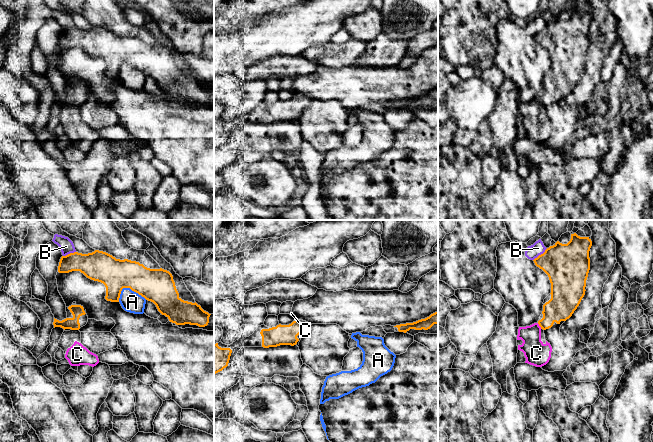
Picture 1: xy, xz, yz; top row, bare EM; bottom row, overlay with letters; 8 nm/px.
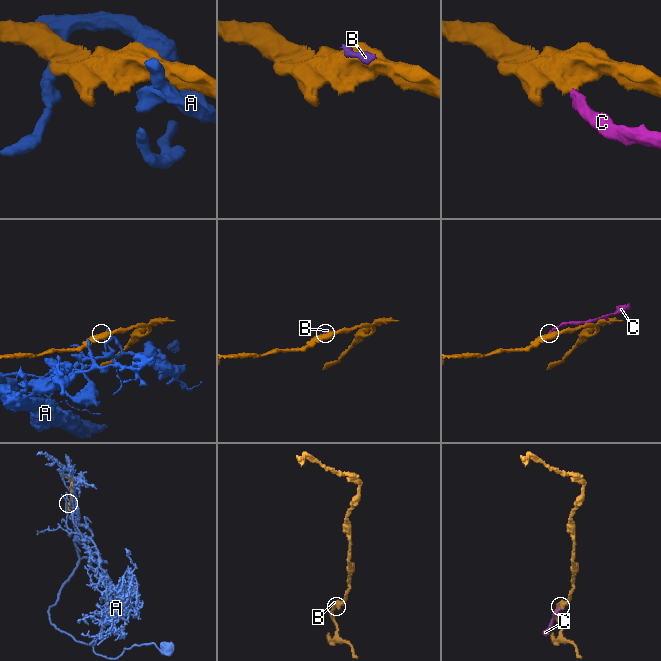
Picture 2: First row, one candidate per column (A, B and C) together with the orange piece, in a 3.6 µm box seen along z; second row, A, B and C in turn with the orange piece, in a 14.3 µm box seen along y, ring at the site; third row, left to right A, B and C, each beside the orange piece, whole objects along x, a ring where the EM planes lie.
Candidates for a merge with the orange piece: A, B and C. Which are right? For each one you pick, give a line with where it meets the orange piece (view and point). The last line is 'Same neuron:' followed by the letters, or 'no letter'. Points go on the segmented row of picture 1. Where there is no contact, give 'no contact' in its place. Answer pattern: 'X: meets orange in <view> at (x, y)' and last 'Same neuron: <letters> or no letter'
Same neuron: no letter

